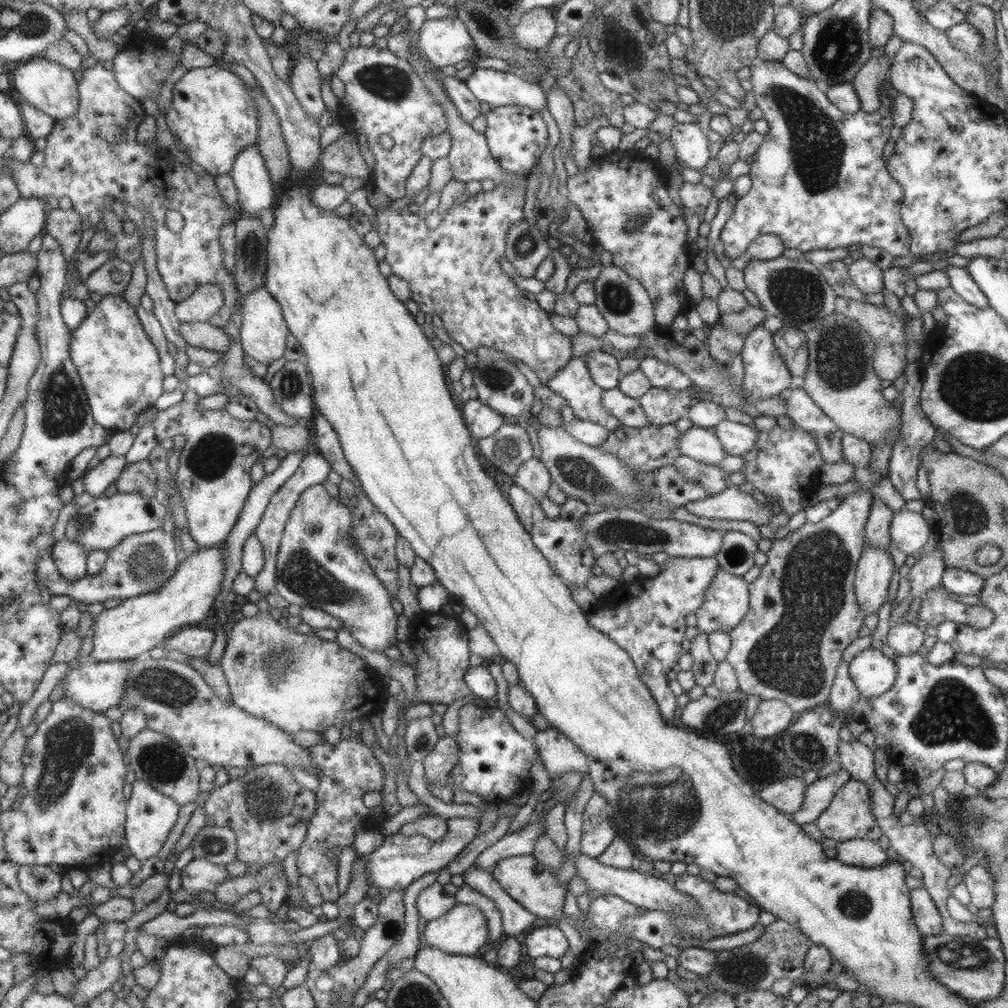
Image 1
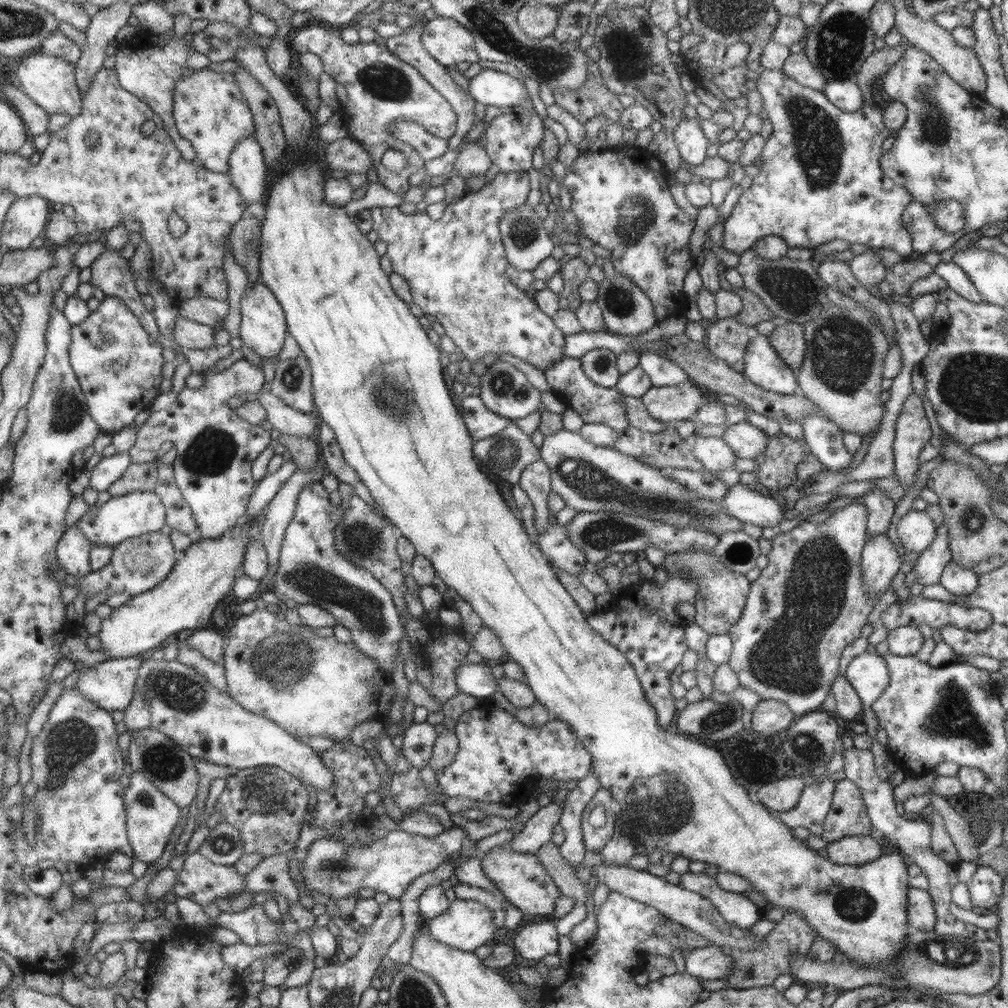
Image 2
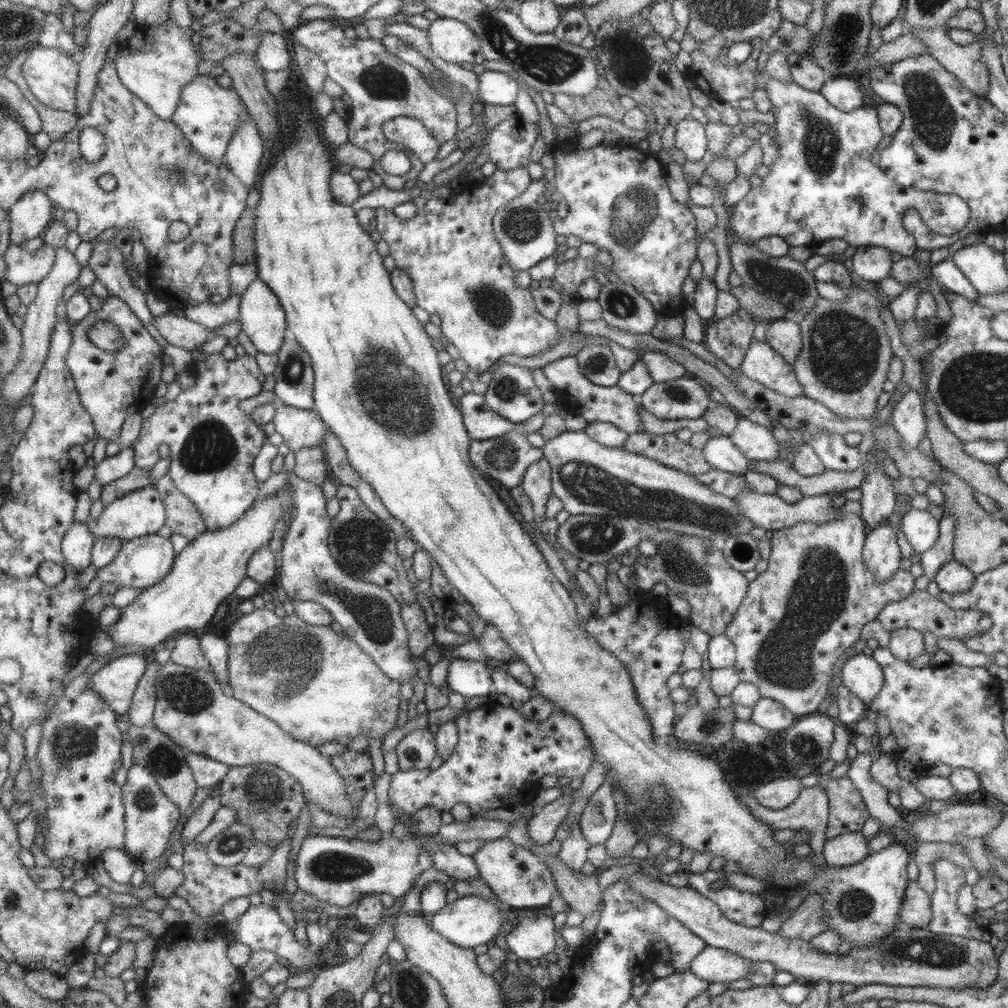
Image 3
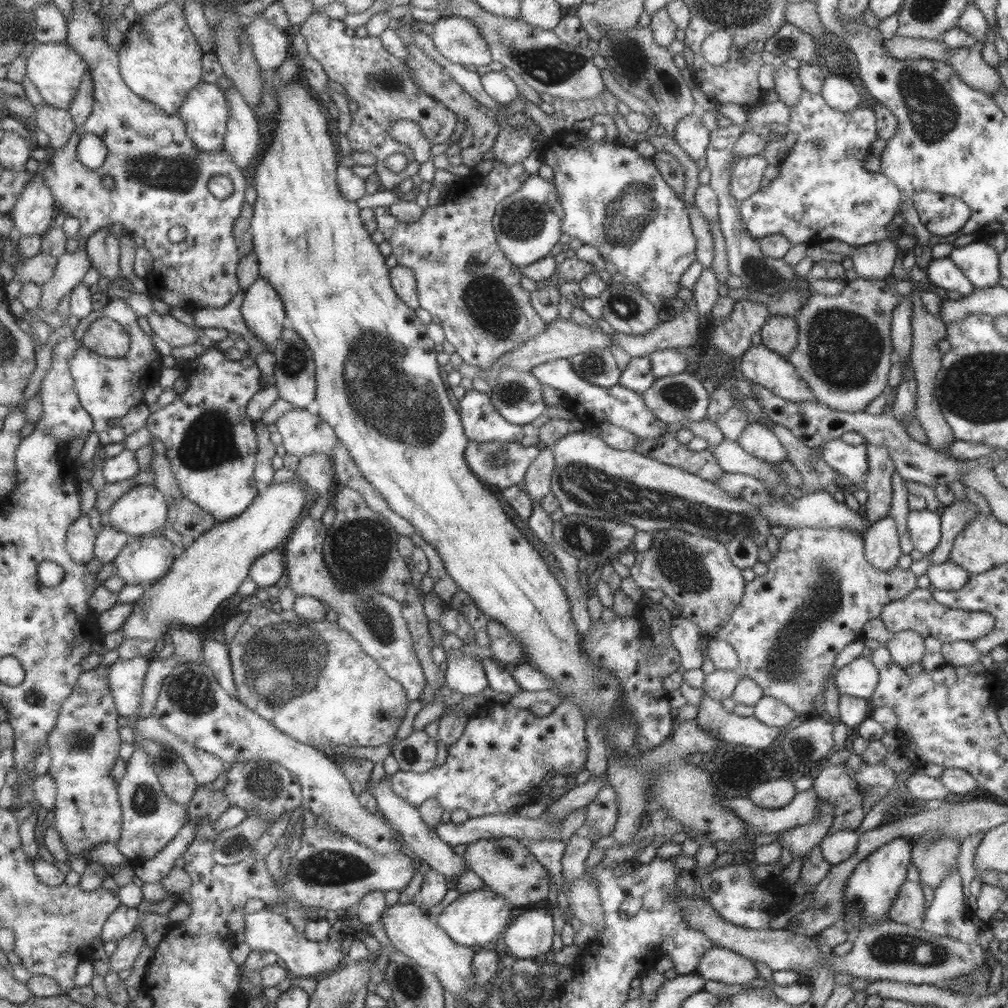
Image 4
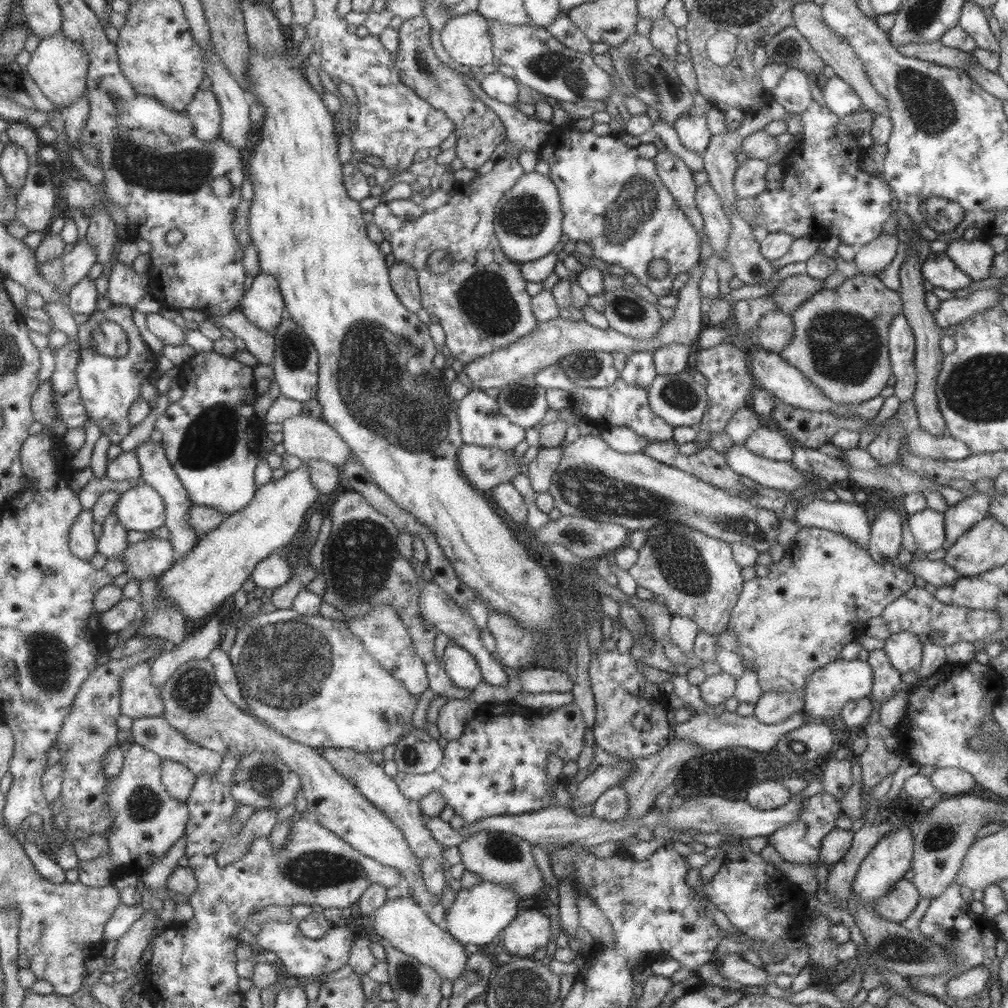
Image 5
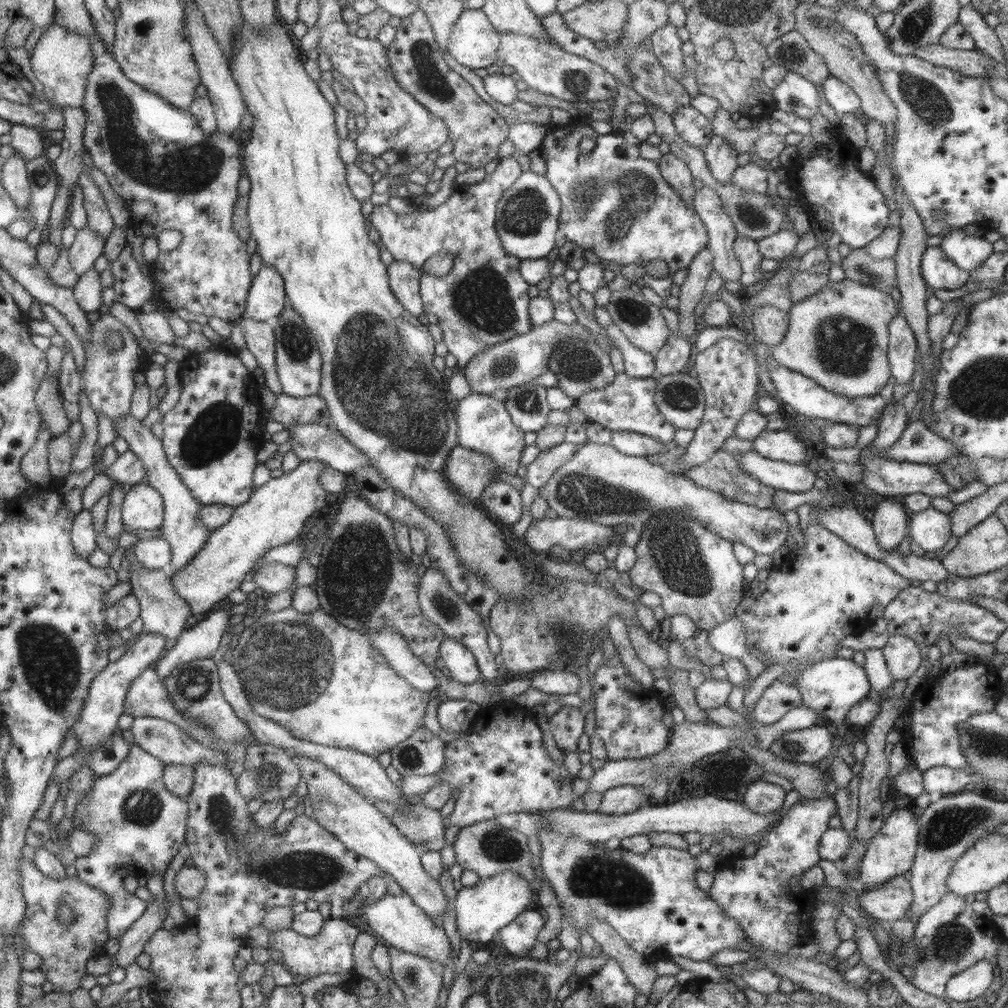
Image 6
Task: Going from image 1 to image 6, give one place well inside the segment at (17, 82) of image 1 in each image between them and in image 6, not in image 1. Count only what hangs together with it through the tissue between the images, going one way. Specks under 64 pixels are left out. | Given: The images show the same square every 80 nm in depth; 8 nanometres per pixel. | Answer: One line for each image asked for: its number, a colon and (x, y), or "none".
2: (49, 81)
3: (51, 75)
4: (54, 68)
5: (58, 65)
6: (61, 60)

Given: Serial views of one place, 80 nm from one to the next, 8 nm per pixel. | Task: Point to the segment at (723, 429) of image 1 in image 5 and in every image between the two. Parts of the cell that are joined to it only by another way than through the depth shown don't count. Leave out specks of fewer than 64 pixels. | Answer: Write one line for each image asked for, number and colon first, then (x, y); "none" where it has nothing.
2: (746, 441)
3: (756, 442)
4: (756, 439)
5: (765, 441)

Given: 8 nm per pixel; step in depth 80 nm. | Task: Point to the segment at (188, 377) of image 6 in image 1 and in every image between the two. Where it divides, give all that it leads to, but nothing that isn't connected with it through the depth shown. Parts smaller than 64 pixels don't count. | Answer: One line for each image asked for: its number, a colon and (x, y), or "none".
1: (213, 475)
2: (214, 448)
3: (212, 444)
4: (209, 440)
5: (208, 435)

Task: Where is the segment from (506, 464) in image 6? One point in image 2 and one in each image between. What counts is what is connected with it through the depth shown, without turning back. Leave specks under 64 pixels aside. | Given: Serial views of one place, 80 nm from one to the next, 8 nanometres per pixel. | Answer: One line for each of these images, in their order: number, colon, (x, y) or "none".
2: (481, 423)
3: (481, 423)
4: (481, 422)
5: (481, 423)

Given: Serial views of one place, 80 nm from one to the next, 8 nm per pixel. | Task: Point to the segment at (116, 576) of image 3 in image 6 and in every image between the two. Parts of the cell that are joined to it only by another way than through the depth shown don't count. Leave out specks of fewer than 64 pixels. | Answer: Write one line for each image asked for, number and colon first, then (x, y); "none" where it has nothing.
4: (143, 561)
5: (148, 558)
6: (154, 554)

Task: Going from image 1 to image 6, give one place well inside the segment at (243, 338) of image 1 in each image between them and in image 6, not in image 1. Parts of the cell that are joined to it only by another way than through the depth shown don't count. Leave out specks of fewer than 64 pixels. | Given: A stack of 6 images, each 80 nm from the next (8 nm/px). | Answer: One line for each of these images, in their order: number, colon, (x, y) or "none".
2: (262, 328)
3: (261, 318)
4: (261, 308)
5: (262, 304)
6: (265, 299)

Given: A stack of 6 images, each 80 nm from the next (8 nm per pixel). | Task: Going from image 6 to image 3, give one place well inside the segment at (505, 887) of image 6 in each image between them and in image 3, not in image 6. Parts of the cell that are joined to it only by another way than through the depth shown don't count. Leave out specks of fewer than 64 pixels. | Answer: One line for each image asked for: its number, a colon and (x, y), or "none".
3: (467, 921)
4: (477, 917)
5: (478, 914)

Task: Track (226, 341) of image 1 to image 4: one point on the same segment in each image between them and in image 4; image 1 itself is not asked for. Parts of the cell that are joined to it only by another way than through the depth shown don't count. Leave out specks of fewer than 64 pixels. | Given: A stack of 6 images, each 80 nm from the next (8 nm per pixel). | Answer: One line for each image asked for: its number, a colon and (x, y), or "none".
2: (188, 334)
3: (178, 331)
4: (176, 334)

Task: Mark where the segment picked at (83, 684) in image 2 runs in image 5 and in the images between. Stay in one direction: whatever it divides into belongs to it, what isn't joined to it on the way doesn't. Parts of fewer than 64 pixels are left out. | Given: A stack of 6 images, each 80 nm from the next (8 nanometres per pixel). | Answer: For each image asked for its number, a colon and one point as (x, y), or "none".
3: (115, 683)
4: (125, 676)
5: (138, 697)

